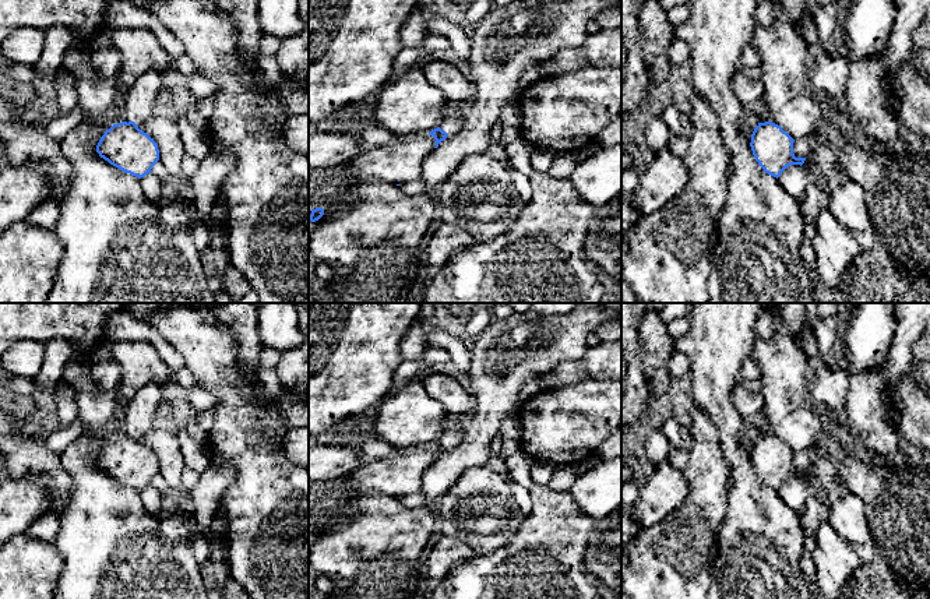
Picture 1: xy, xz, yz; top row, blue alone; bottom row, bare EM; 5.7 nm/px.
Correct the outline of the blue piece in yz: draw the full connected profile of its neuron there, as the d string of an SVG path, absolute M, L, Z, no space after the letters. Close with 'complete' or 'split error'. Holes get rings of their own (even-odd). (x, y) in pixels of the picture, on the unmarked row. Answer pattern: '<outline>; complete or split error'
M765 434L758 436L751 447L751 464L765 486L779 490L790 478L803 478L806 471L793 466L795 452L781 438Z; complete

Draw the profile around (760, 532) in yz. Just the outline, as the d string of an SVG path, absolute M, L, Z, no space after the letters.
M694 303L688 331L673 341L673 350L683 352L690 360L693 401L719 430L729 466L728 511L718 535L719 554L714 564L708 599L811 599L800 570L803 531L799 515L755 473L750 455L757 434L751 422L736 409L732 398L733 388L741 383L741 364L753 355L755 324L765 309L767 303Z

